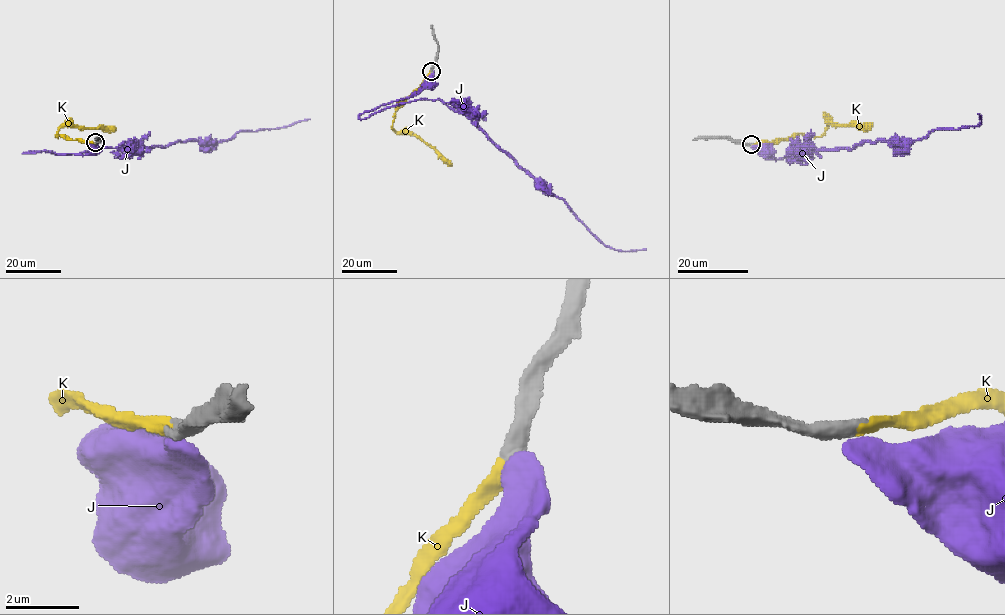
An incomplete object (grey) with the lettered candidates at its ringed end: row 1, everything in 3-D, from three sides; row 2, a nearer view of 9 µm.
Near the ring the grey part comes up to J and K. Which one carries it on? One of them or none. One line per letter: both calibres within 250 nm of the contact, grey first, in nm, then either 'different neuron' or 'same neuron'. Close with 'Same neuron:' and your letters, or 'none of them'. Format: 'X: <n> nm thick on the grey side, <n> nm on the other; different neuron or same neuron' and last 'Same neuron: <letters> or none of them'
J: 440 nm thick on the grey side, 600 nm on the other; different neuron
K: 420 nm thick on the grey side, 400 nm on the other; same neuron
Same neuron: K

